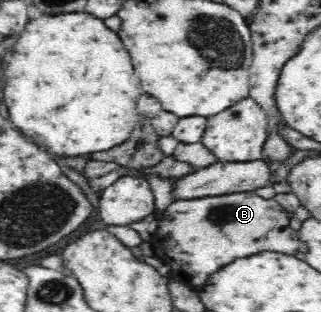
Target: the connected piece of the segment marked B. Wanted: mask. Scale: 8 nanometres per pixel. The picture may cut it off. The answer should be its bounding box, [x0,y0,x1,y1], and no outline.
[150,191,303,290]

